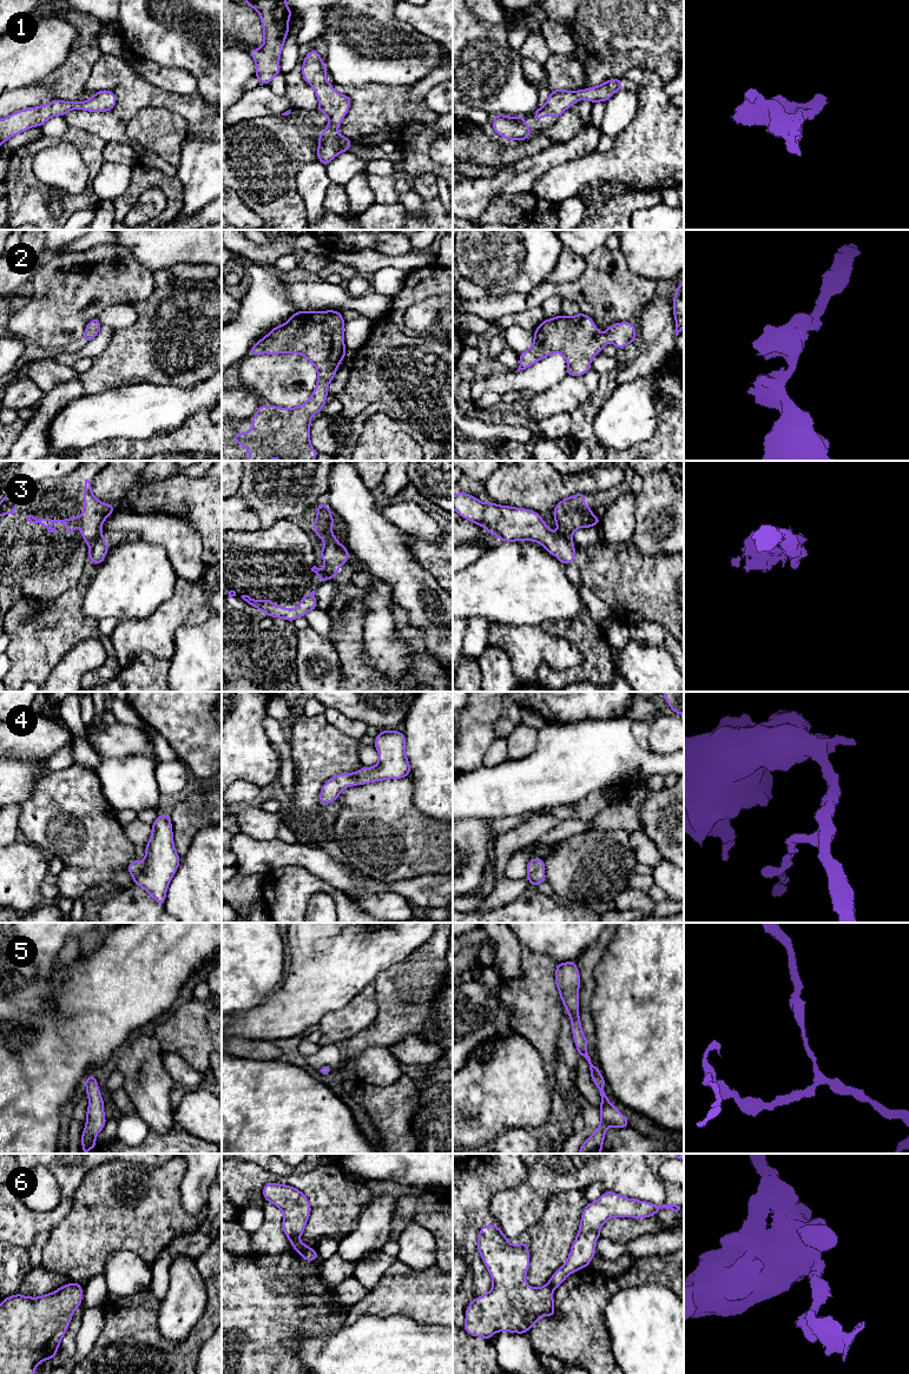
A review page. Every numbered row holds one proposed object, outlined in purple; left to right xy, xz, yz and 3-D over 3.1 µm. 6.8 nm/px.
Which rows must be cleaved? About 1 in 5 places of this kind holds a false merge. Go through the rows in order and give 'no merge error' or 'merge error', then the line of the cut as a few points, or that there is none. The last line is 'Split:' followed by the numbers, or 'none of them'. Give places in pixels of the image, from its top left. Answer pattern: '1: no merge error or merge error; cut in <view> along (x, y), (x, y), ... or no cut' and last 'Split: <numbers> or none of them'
1: no merge error; no cut
2: no merge error; no cut
3: merge error; cut in xy along (101, 535), (89, 546)
4: no merge error; no cut
5: no merge error; no cut
6: merge error; cut in xz along (309, 1247), (298, 1252)
Split: 3, 6

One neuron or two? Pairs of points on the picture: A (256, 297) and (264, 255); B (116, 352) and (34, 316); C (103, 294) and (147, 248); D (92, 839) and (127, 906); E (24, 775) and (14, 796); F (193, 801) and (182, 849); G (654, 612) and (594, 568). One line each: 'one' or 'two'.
A: two
B: two
C: two
D: two
E: one
F: one
G: one

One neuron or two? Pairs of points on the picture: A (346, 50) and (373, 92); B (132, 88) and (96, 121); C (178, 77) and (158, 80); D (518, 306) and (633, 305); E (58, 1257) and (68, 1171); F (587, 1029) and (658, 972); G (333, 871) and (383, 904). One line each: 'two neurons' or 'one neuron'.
A: two neurons
B: one neuron
C: one neuron
D: one neuron
E: two neurons
F: two neurons
G: two neurons

